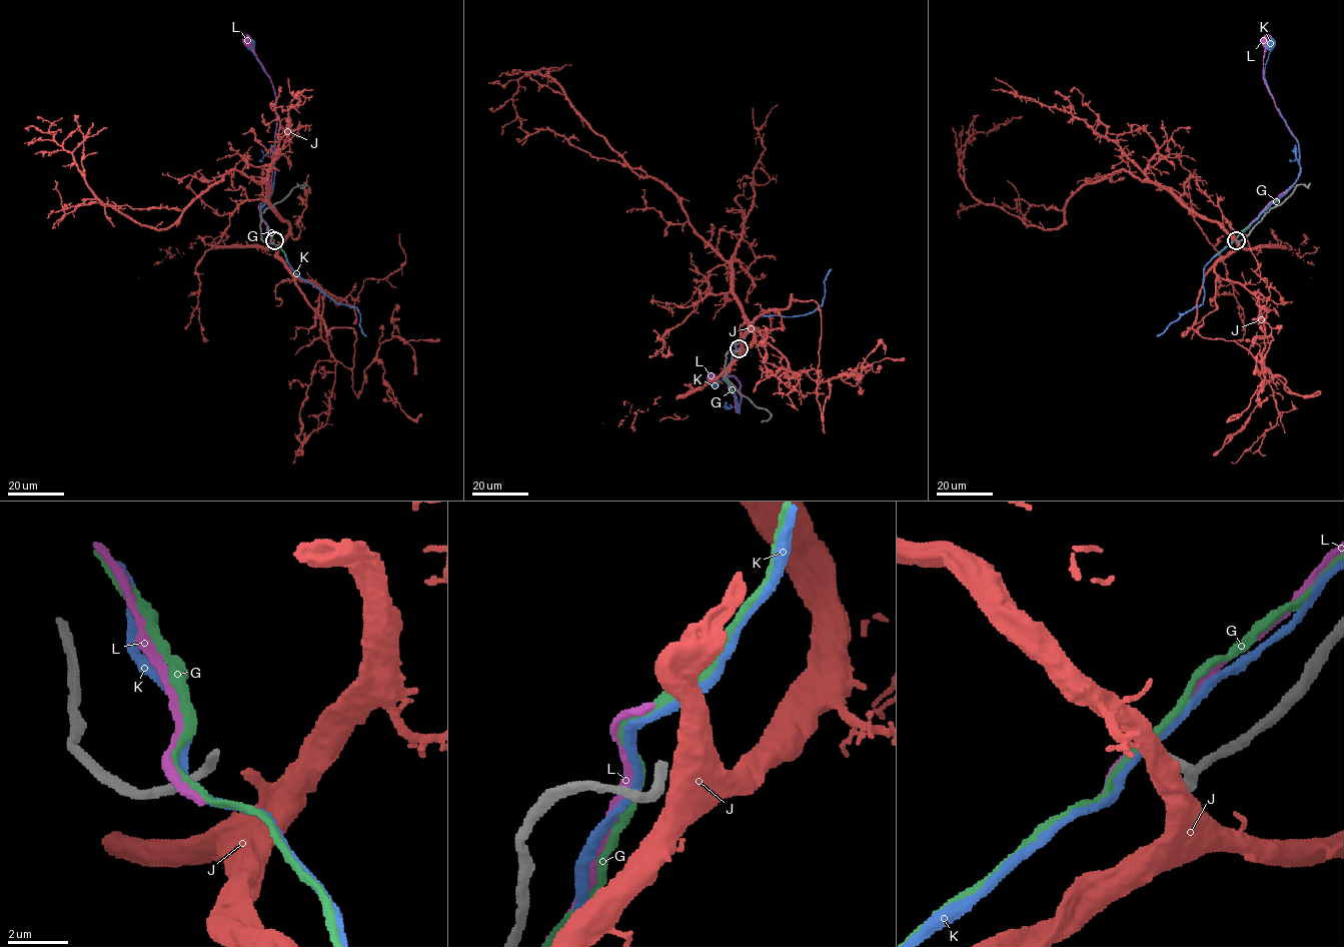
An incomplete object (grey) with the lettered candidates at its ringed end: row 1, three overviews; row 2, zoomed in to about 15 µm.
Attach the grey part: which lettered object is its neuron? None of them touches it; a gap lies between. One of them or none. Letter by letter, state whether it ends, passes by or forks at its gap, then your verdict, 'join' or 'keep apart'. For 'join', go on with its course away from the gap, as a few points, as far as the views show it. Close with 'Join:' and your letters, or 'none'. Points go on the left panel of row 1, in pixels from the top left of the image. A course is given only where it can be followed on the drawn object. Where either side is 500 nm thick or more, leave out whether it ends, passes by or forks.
G: it passes by | keep apart
J: it ends | keep apart
K: it passes by | keep apart
L: it passes by | keep apart
Join: none

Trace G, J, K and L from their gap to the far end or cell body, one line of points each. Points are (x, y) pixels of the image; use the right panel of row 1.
G: (1236, 238), (1279, 199)
J: (1236, 241), (1123, 169), (1085, 183), (1054, 228), (978, 200), (959, 149), (971, 135), (1022, 116)
K: (1236, 239), (1284, 193), (1300, 171), (1298, 142), (1276, 106), (1265, 77), (1272, 45)
L: (1236, 238), (1267, 205), (1285, 192), (1299, 172), (1297, 139), (1276, 108), (1262, 75), (1265, 41)

